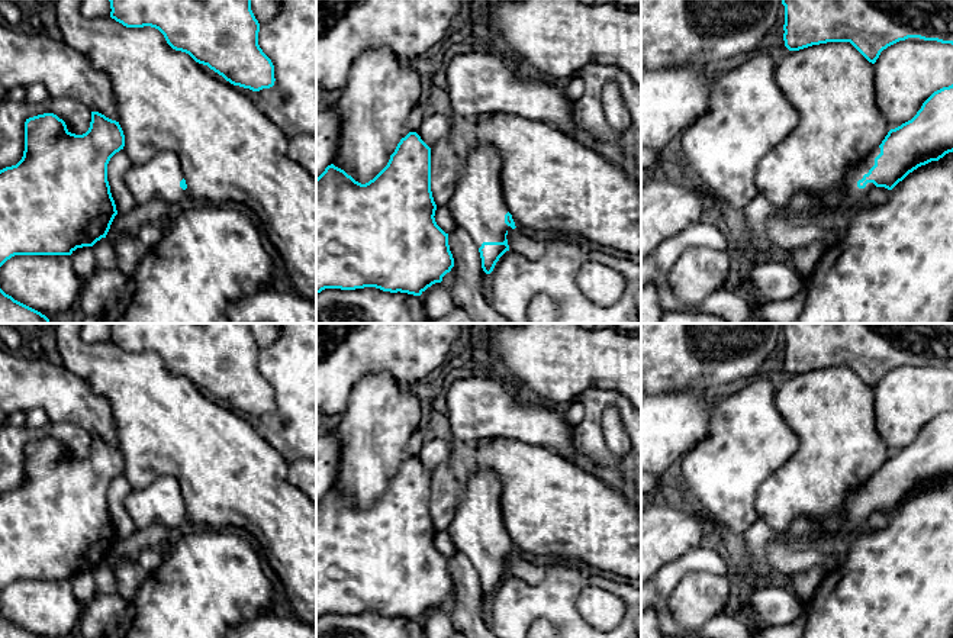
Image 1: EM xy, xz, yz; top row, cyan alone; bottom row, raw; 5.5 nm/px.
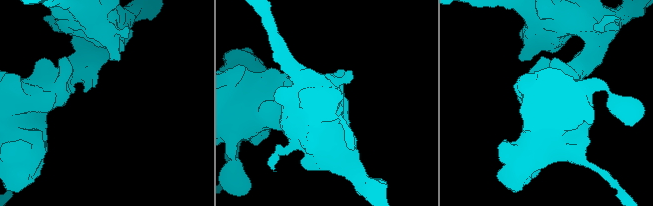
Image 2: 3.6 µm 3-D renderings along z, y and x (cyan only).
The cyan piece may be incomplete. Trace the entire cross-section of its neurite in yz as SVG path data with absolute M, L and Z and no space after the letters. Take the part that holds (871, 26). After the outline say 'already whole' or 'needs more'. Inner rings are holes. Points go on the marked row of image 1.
M782 0L783 41L789 51L827 42L850 42L875 64L888 46L908 38L953 45L953 0Z; already whole

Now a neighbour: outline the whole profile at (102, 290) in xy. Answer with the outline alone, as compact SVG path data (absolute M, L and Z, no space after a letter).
M97 268L91 277L83 281L83 290L78 299L83 316L100 318L107 309L119 304L126 283L128 276L117 268Z

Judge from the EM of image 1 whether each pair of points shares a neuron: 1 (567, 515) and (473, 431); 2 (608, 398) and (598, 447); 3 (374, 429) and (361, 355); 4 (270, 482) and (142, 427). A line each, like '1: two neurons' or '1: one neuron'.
1: two neurons
2: one neuron
3: two neurons
4: one neuron

